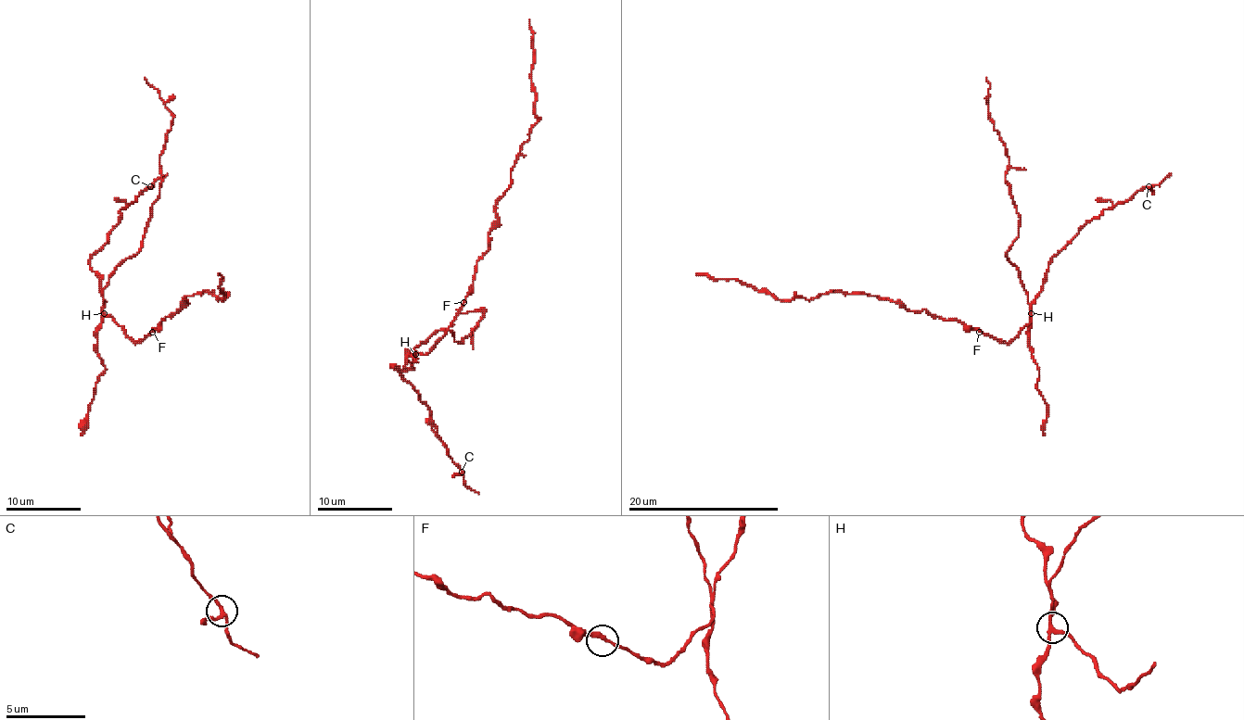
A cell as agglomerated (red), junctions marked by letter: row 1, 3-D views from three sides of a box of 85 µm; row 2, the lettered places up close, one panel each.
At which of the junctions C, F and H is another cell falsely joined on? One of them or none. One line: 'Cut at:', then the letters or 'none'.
Cut at: H

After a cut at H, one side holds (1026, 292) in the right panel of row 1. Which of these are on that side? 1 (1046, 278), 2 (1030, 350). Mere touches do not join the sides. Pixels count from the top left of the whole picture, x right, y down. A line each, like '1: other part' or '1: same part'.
1: other part
2: same part

